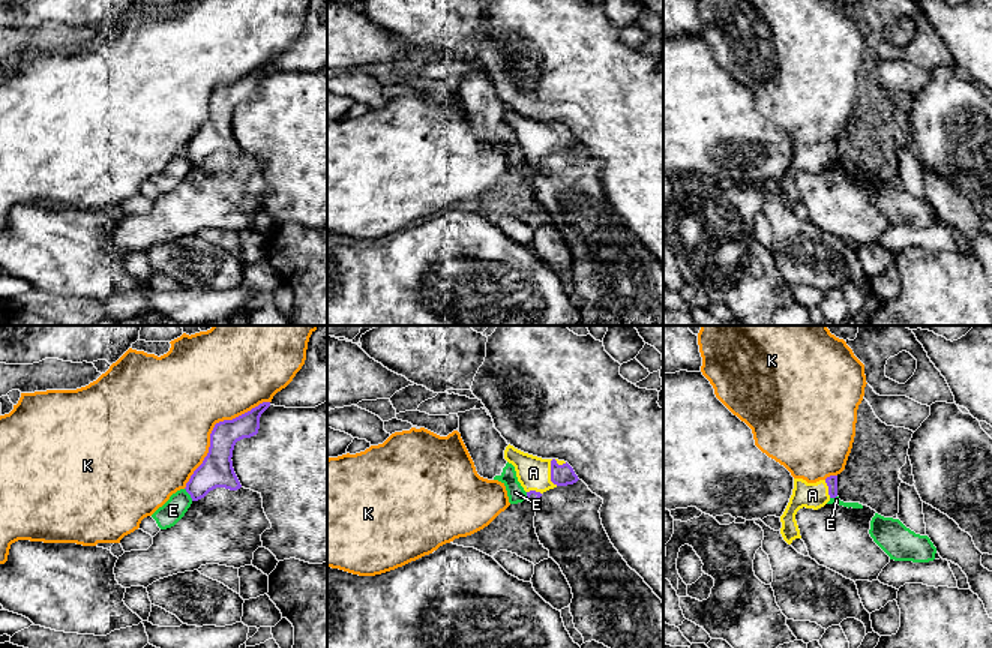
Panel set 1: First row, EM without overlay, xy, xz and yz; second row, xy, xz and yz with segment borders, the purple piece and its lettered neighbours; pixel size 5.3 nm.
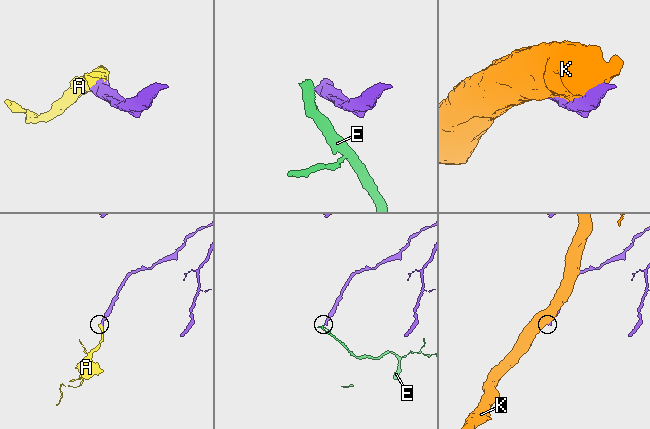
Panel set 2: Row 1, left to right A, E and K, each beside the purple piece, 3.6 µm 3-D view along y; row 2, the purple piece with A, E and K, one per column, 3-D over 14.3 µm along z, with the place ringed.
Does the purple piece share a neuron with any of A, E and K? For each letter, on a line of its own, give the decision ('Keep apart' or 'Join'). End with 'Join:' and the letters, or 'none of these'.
A: Join
E: Keep apart
K: Keep apart
Join: A

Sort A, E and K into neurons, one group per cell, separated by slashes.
A / E / K

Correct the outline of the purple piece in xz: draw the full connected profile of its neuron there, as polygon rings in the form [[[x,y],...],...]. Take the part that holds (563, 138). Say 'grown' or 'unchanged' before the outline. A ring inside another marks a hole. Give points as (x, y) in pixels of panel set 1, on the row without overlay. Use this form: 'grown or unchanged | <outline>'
grown | [[[510,108],[504,114],[504,123],[515,130],[518,146],[531,166],[536,166],[549,153],[573,148],[579,144],[567,126],[542,123]]]

